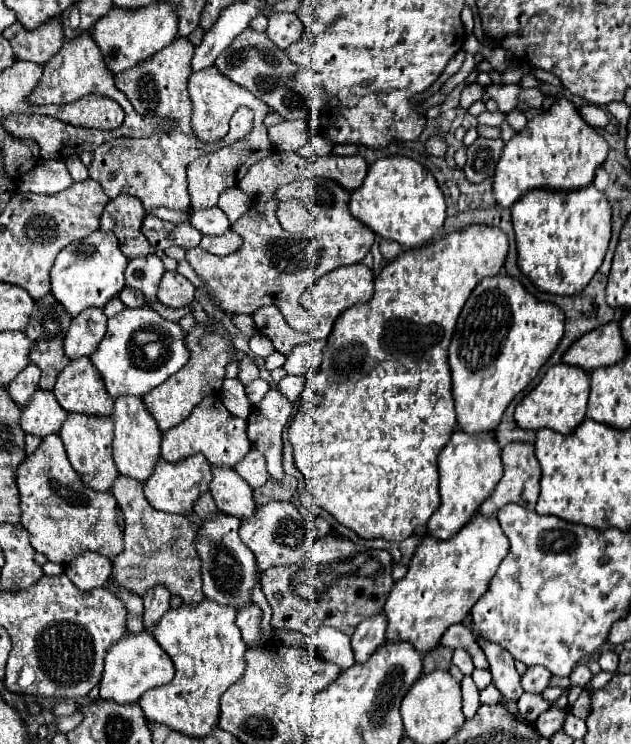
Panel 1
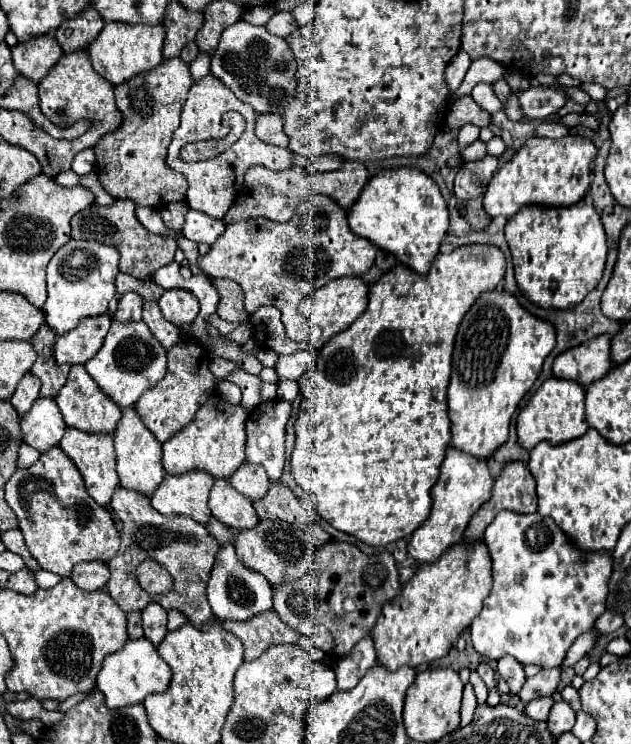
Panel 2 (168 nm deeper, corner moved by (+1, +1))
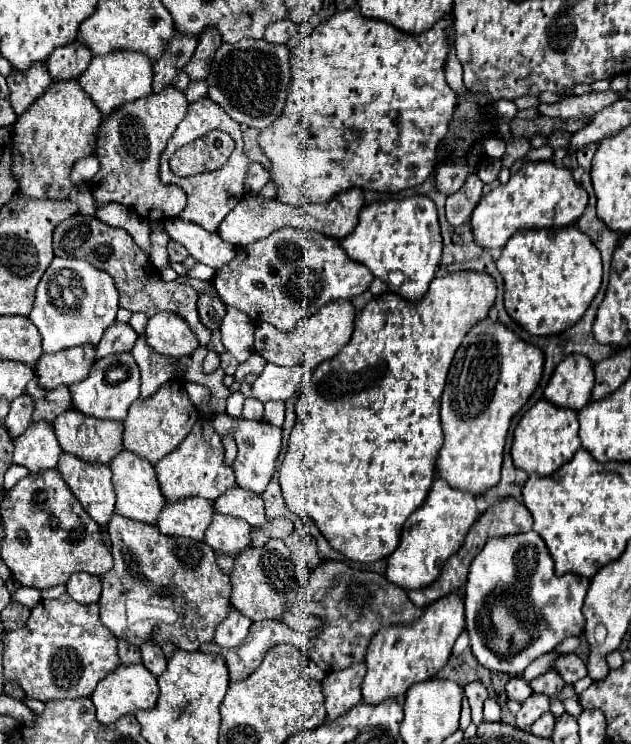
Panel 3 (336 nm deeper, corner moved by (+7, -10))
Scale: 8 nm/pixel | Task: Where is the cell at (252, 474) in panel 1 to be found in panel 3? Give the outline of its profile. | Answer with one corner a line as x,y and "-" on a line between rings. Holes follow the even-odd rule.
238,486
228,488
214,502
214,508
222,514
238,516
238,518
246,520
250,526
262,526
266,522
262,498
258,494
246,490
246,488
238,488

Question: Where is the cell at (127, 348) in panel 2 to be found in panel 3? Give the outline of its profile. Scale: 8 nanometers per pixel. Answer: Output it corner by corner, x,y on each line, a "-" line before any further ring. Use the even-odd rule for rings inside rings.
120,352
120,354
96,358
88,378
70,386
70,392
76,410
96,418
124,420
128,416
130,404
140,398
140,368
134,362
132,352

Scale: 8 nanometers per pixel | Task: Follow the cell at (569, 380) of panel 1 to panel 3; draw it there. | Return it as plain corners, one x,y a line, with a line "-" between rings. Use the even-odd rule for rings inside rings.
540,398
518,422
514,430
514,444
512,444
512,460
516,468
522,468
524,472
532,474
552,474
562,464
566,464
574,452
580,448
580,436
578,436
578,418
576,410
572,408
560,408
546,398

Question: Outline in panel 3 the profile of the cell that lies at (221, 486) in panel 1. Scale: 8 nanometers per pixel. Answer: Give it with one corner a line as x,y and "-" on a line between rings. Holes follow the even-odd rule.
214,512
212,524
204,534
204,542
216,552
236,556
246,546
250,546
250,532
252,532
252,526
246,524
242,518

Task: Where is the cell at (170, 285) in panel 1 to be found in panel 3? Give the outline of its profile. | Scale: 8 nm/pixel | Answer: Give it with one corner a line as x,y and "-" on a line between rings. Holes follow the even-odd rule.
158,312
148,320
146,326
148,344
168,356
184,356
198,348
198,340
186,320
174,312

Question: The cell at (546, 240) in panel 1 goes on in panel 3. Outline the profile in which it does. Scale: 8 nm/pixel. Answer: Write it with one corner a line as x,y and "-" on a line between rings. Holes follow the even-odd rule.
566,226
566,228
548,228
548,230
526,230
516,232
508,242
506,248
502,248
502,254
496,262
502,278
504,278
504,304
508,314
530,334
536,336
550,336
564,332
570,328
570,324
576,324
594,300
594,296
600,290
602,284
602,256
598,248
592,244
592,240
580,232
578,226

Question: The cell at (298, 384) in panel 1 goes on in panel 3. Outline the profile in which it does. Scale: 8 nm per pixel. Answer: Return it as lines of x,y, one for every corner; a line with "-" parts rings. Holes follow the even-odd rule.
266,402
266,412
264,412
264,420
276,426
282,426
284,422
284,402

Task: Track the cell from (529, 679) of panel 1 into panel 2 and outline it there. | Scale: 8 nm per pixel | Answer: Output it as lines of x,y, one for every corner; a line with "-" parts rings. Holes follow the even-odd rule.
542,669
538,675
528,677
518,697
522,703
528,703
538,697
550,697
560,683
560,669

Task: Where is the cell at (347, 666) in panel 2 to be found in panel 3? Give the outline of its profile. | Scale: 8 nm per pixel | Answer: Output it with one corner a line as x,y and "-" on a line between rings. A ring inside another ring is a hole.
358,662
352,664
350,668
330,672
322,680
322,690
324,690
324,706
326,706
326,718
334,720
340,714
348,712
352,706
356,706
362,700
362,690
360,684
366,674
366,664

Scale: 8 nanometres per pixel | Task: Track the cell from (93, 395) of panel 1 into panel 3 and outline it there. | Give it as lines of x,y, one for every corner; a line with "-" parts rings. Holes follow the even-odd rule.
68,408
52,422
52,426
56,430
60,448
82,460
110,464
110,460
122,450
122,424
120,422
94,420
92,416
82,416
82,412
78,412
76,408

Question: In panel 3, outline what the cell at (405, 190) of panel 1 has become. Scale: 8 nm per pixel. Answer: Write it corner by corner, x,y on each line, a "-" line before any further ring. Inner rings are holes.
414,194
408,198
390,198
364,206
360,210
360,218
356,228
340,240
340,246
348,256
360,260
360,264
368,266
370,272
388,284
388,274
400,270
404,274
404,282
396,292
406,296
406,300
418,300
426,294
430,280
436,276
436,268
440,264
442,254
442,236
436,206
428,196

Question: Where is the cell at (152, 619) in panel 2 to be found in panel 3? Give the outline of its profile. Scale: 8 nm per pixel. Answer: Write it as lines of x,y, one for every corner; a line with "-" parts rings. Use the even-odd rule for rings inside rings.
144,642
142,646
140,646
140,650
142,650
142,664
152,672
152,674
156,674
156,676
160,676
162,672
164,672
164,668
166,668
166,656
164,656
164,652
162,652
162,648
158,646
158,644
154,644
154,642

